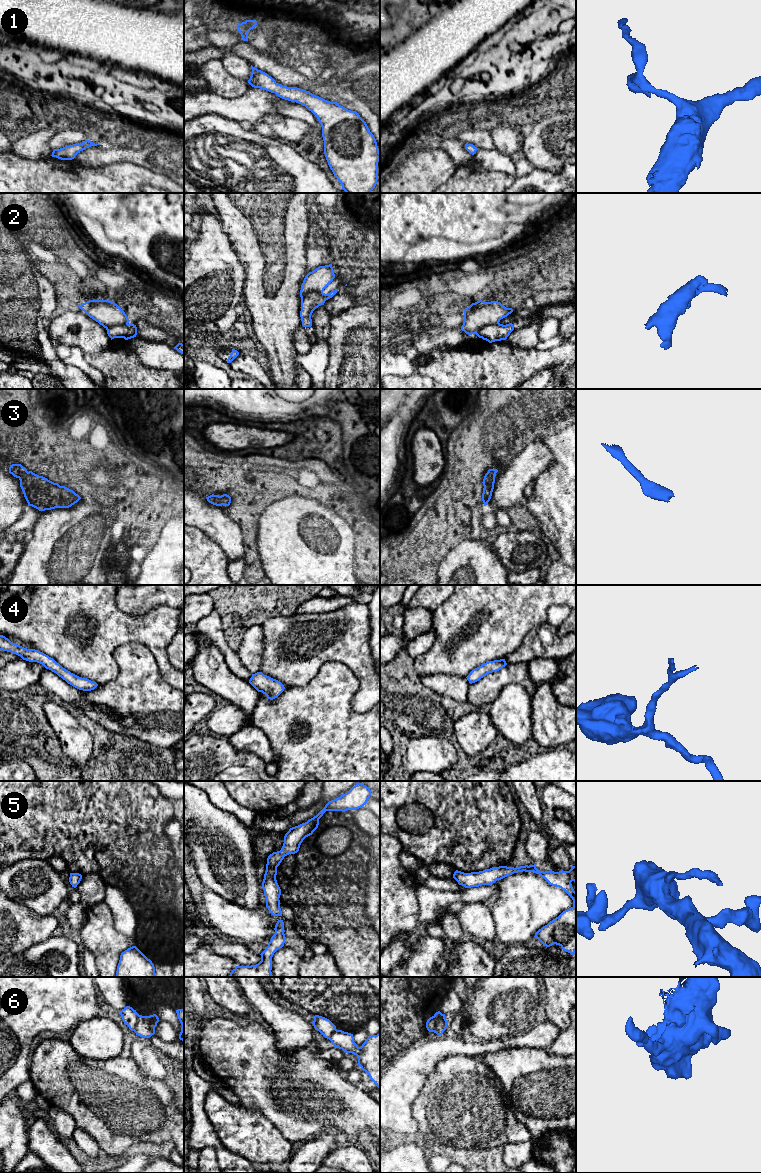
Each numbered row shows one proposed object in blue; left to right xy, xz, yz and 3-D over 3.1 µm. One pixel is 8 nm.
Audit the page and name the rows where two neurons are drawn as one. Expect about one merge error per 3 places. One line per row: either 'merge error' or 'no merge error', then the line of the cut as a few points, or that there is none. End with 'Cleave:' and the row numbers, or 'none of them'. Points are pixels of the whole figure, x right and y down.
1: no merge error; no cut
2: merge error; cut in yz along (498, 322), (492, 325), (484, 325), (474, 333)
3: no merge error; no cut
4: no merge error; no cut
5: no merge error; no cut
6: merge error; cut in yz along (442, 1014), (433, 1031)
Cleave: 2, 6

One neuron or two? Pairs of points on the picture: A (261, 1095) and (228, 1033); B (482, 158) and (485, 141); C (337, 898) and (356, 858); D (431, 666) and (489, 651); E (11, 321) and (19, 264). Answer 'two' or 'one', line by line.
A: one
B: two
C: one
D: one
E: one

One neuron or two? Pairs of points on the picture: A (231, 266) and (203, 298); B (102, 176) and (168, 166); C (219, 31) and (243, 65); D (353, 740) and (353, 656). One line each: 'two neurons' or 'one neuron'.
A: one neuron
B: two neurons
C: one neuron
D: two neurons

